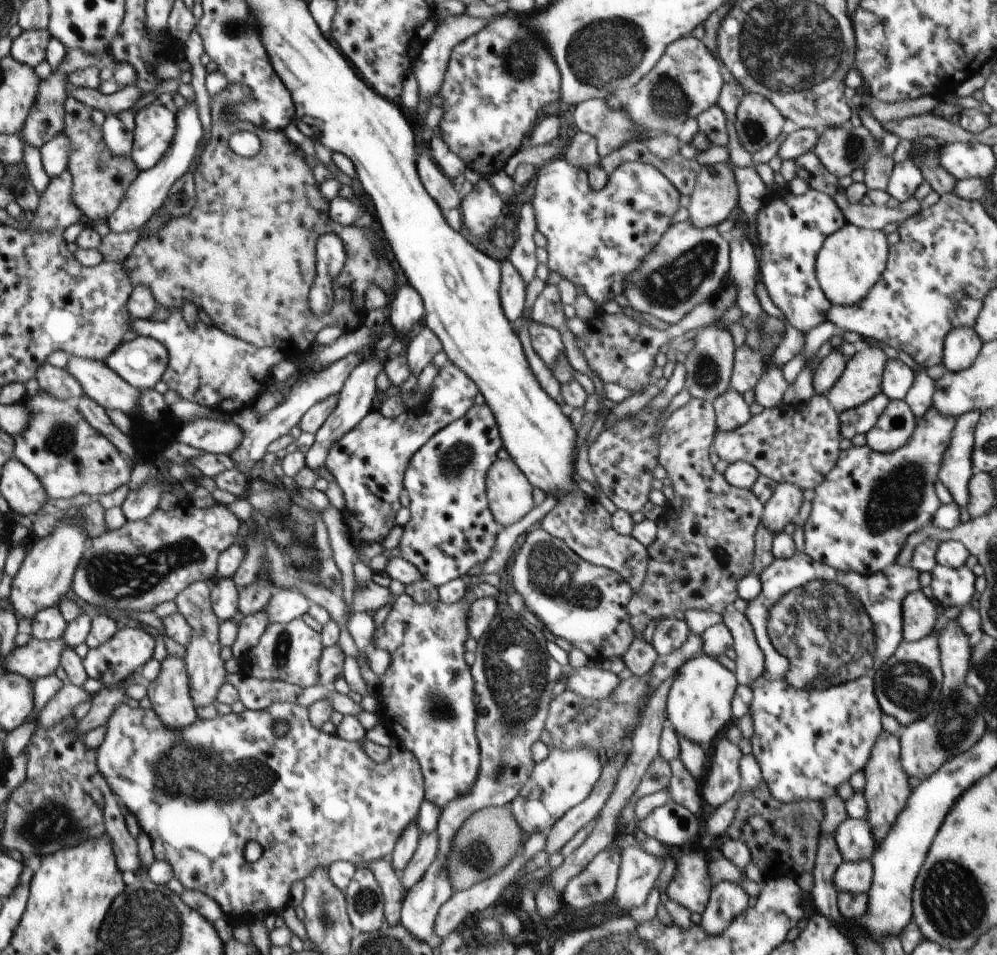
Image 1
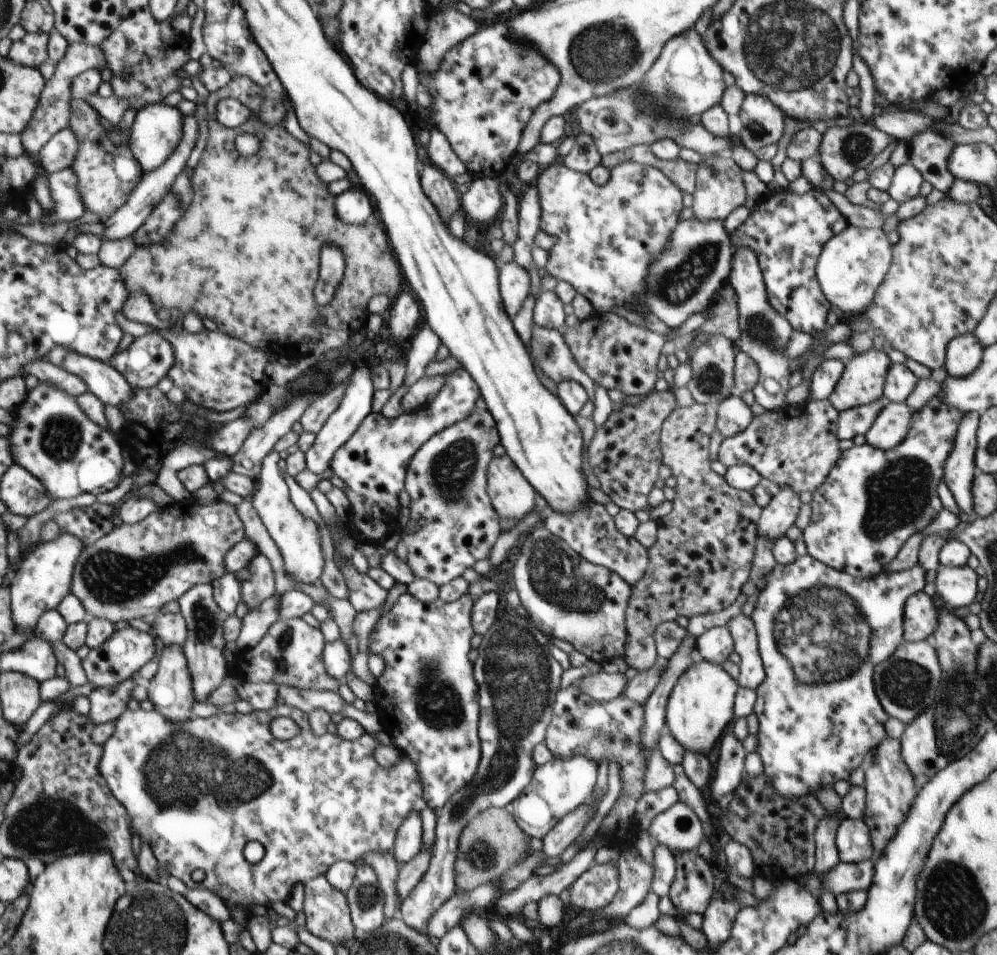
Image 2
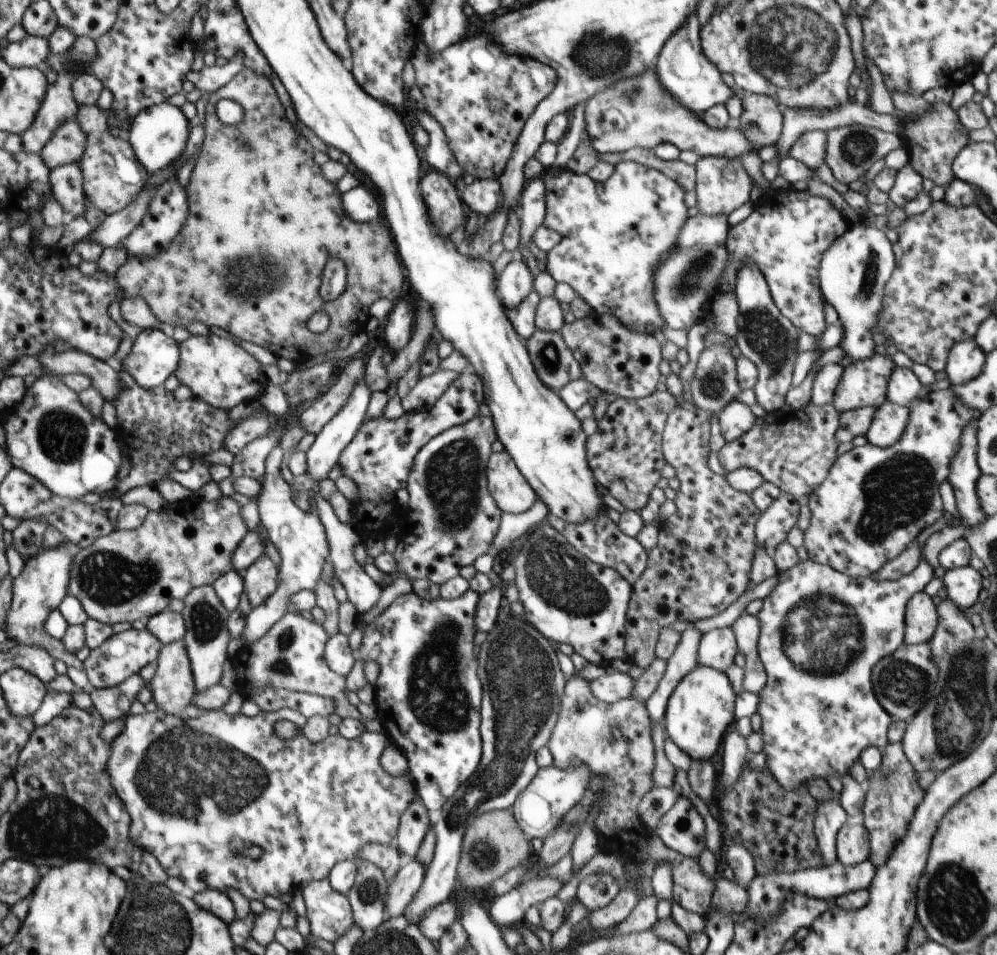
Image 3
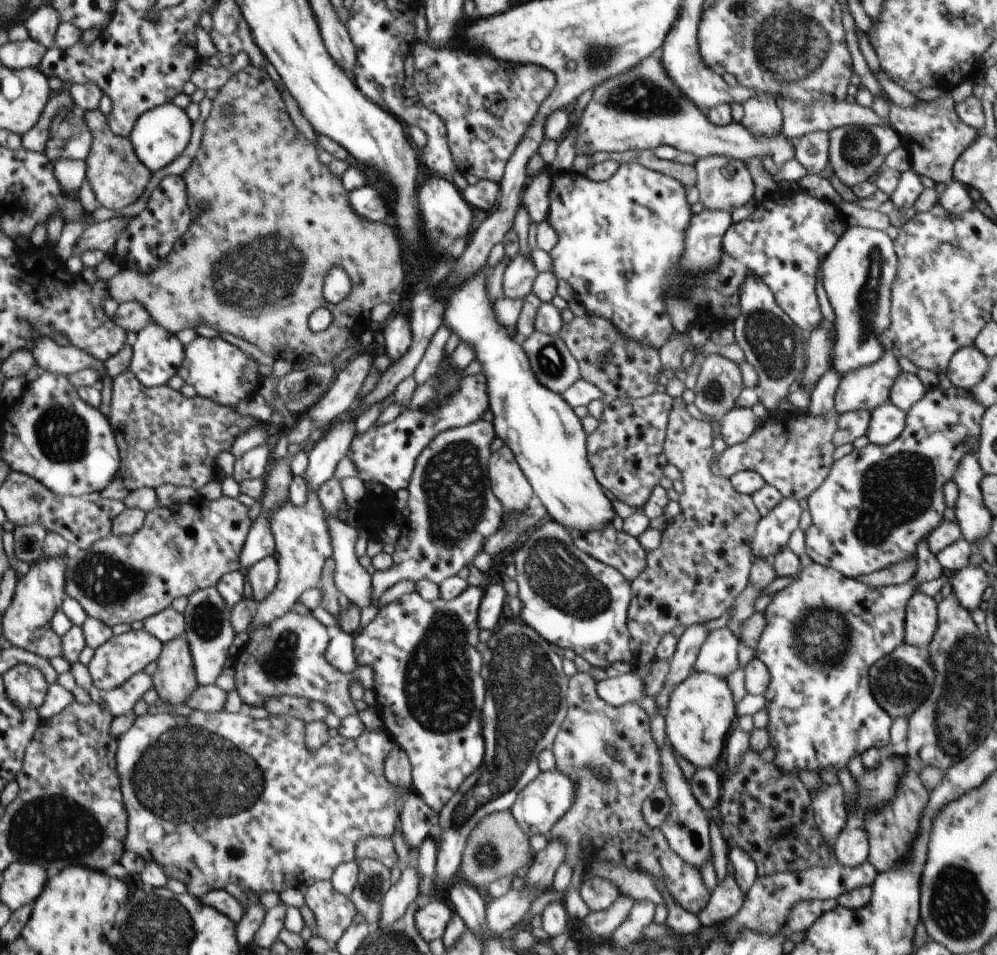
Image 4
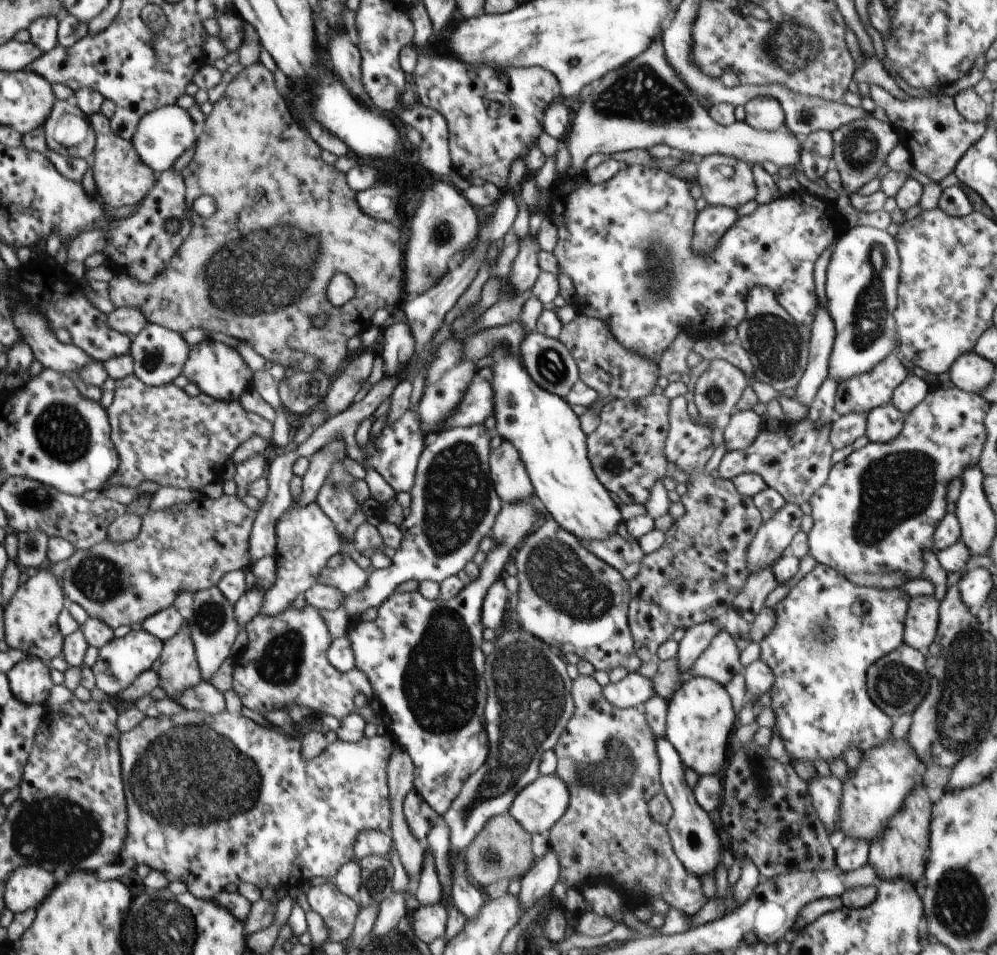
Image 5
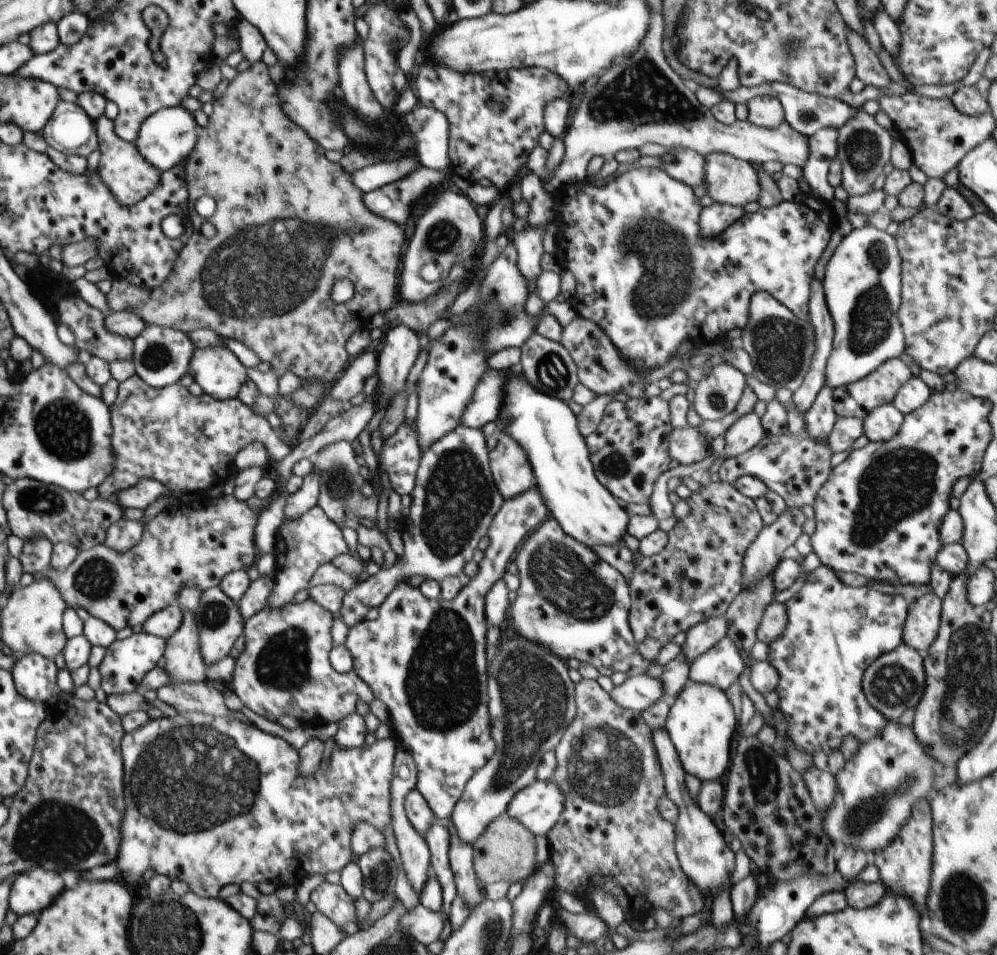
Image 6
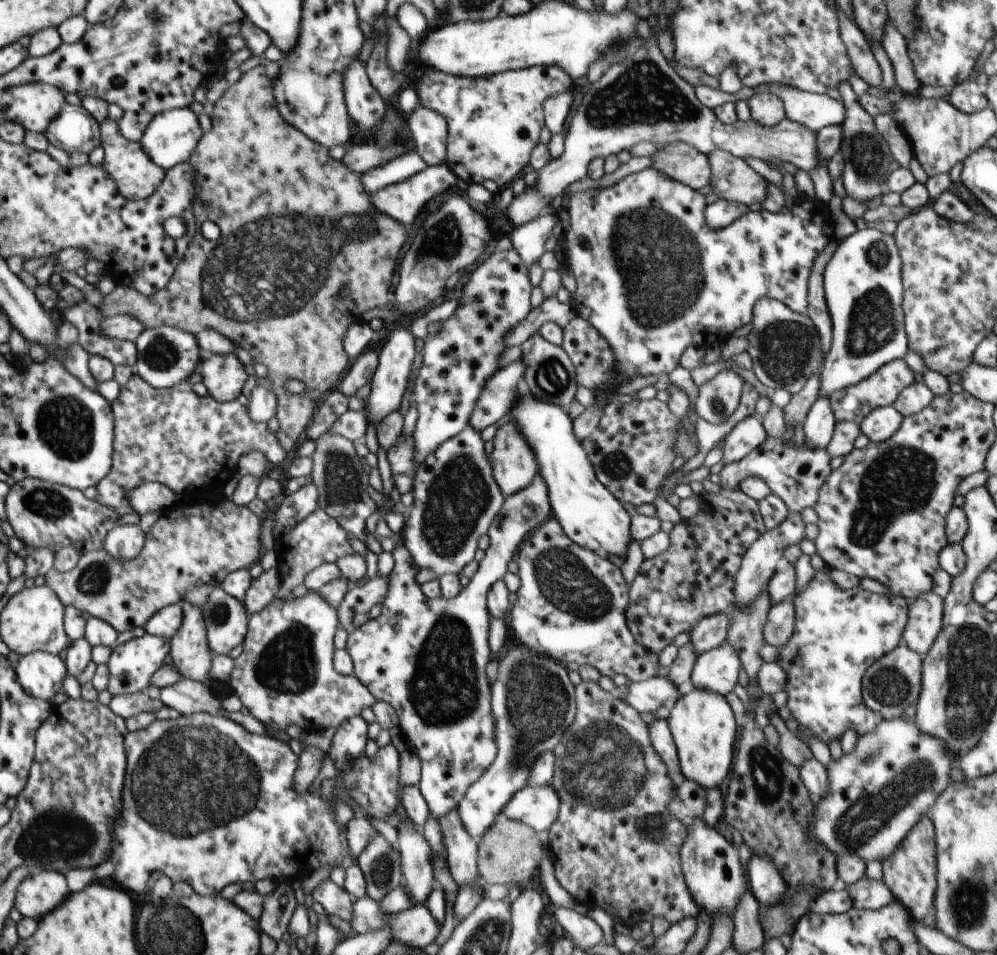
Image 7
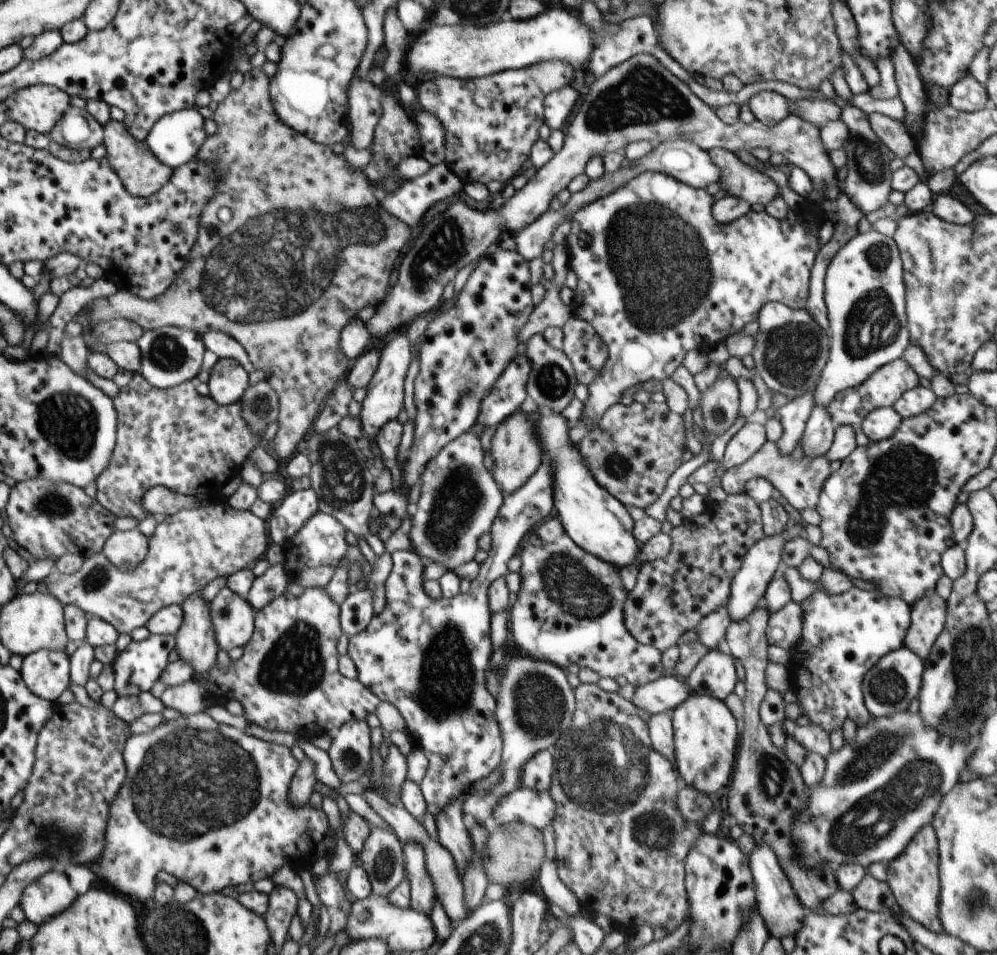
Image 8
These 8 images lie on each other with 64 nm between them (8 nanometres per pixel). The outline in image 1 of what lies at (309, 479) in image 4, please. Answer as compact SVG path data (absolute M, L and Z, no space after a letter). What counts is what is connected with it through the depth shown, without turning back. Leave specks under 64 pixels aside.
M379 355L373 360L362 360L362 362L352 370L346 379L342 390L339 392L339 401L334 412L328 416L325 423L315 434L315 442L305 456L305 464L317 472L319 468L325 466L326 457L329 450L339 441L341 437L348 434L370 411L373 410L374 399L377 396L376 376L384 368L387 360L385 355Z

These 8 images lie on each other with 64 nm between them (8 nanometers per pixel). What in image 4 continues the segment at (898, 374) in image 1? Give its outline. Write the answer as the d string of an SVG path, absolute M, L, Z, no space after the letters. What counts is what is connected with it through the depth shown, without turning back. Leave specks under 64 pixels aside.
M902 371L892 385L889 401L900 410L908 412L914 404L922 400L927 389L918 375Z

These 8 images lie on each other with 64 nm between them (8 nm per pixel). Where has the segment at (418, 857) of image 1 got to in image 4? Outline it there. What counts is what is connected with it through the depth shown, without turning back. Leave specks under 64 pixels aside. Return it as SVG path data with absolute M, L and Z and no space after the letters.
M403 866L400 880L392 885L381 902L379 927L392 926L412 902L419 902L419 872L416 866Z

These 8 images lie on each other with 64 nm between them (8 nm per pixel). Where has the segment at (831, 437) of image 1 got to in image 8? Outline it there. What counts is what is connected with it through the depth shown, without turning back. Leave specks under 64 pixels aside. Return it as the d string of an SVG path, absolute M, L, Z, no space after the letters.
M767 440L744 464L727 470L720 479L720 484L728 495L737 495L745 493L746 483L750 479L765 478L774 485L776 493L784 496L798 512L802 512L806 508L817 507L822 487L832 472L830 463L825 456L815 459L804 456L800 462L794 462L791 456L783 457L775 443Z

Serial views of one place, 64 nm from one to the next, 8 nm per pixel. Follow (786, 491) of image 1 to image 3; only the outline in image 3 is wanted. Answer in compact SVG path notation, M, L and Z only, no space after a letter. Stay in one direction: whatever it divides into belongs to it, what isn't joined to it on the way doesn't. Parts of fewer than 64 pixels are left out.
M781 493L776 500L773 500L769 507L761 514L758 522L755 524L755 541L757 548L764 549L766 554L773 558L775 550L778 545L781 545L787 540L788 533L797 526L798 515L800 512L800 505L797 499L791 494Z

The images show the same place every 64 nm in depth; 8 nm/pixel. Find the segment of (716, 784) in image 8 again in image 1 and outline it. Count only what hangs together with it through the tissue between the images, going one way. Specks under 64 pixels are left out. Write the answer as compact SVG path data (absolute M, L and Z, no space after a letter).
M704 654L695 660L688 659L674 675L675 681L672 683L667 696L666 714L668 724L672 726L675 734L679 737L699 744L709 751L712 740L720 734L720 730L724 730L726 726L730 726L735 722L731 711L731 702L736 687L739 685L736 675L725 666L722 666L722 663L714 657Z

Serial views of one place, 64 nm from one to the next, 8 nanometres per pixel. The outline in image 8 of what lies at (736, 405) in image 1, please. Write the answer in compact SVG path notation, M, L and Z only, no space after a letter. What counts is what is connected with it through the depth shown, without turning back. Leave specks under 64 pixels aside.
M746 422L728 442L723 460L720 462L722 468L727 471L744 464L765 445L766 441L767 434L764 425Z

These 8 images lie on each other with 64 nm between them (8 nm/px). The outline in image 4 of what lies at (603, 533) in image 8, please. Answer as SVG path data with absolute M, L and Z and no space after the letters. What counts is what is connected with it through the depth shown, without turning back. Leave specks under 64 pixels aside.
M489 268L479 271L449 297L443 323L448 325L451 333L460 336L460 341L469 342L474 346L476 359L482 363L482 371L487 378L489 409L494 417L493 427L496 437L502 438L504 444L514 453L522 472L547 510L548 519L560 523L567 529L579 530L580 533L601 531L612 524L616 512L589 463L587 434L584 433L580 418L573 408L558 393L552 392L538 382L536 375L532 372L527 354L522 348L521 339L511 337L507 333L507 328L494 319L492 309L494 303L488 300L485 288L490 271Z

